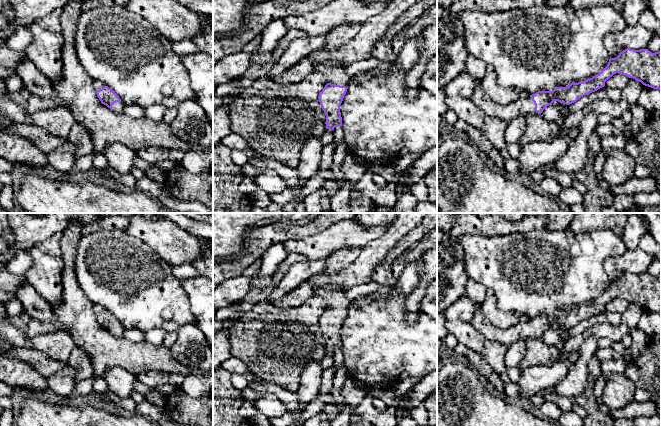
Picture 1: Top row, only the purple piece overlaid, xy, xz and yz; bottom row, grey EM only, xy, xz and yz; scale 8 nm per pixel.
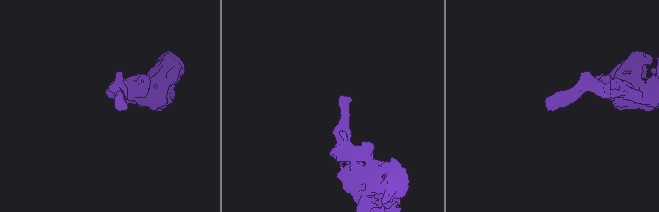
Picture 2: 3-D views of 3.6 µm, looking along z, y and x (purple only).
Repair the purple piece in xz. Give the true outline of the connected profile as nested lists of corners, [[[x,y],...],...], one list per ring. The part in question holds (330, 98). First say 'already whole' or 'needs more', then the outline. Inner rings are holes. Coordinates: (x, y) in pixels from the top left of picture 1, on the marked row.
needs more; [[[329,61],[315,65],[315,70],[322,73],[328,82],[319,93],[318,99],[326,115],[326,128],[330,130],[342,126],[340,105],[347,92],[346,86],[350,80],[346,67],[346,65]]]

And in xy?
needs more; [[[104,86],[102,89],[97,90],[96,94],[102,104],[118,114],[123,114],[126,105],[111,88]]]

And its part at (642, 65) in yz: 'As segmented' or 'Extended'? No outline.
Extended

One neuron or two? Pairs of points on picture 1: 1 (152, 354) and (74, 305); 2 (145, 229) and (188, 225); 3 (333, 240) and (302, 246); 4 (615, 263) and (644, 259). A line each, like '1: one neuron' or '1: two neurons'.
1: one neuron
2: two neurons
3: one neuron
4: one neuron

